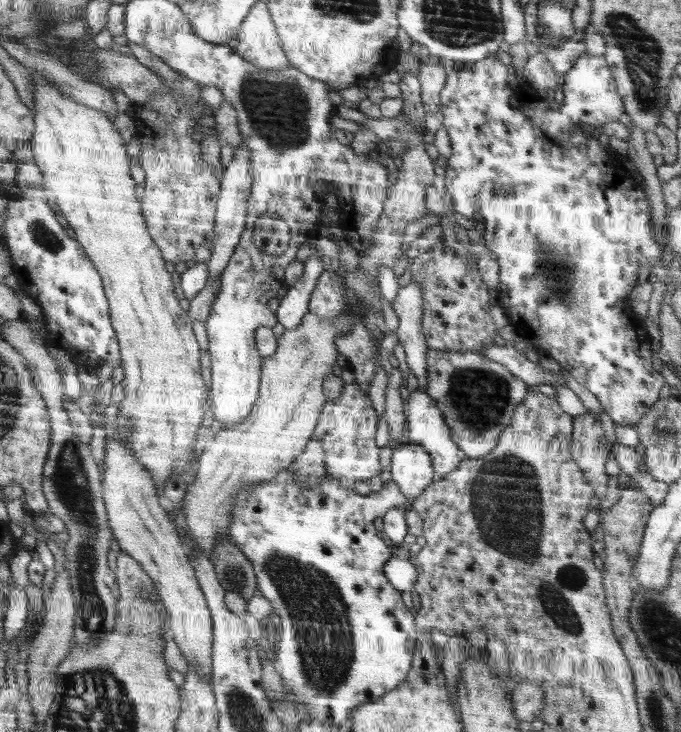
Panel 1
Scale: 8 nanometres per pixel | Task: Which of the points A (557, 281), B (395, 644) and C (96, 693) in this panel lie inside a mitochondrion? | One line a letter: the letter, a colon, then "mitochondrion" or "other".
A: mitochondrion
B: other
C: mitochondrion

